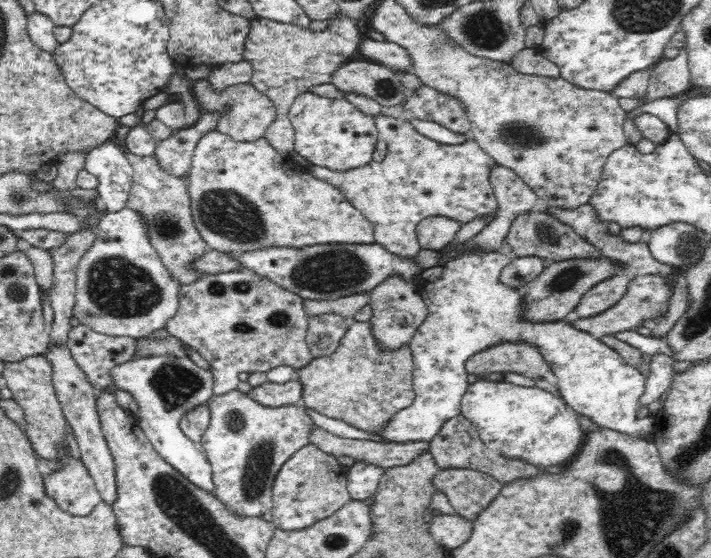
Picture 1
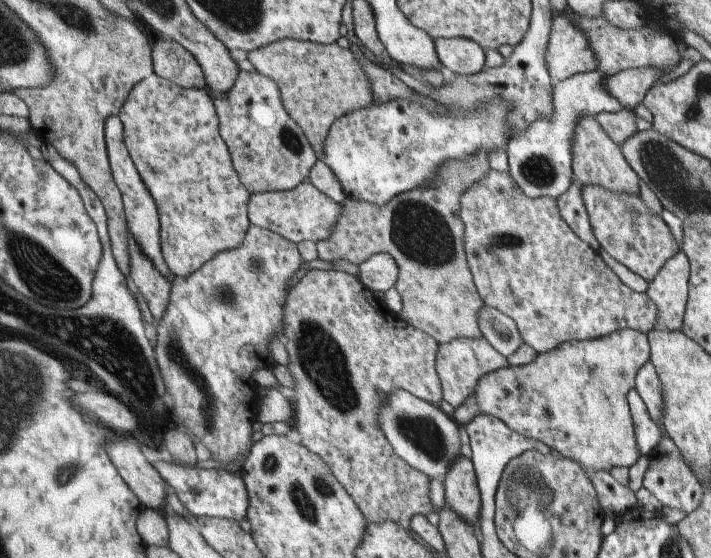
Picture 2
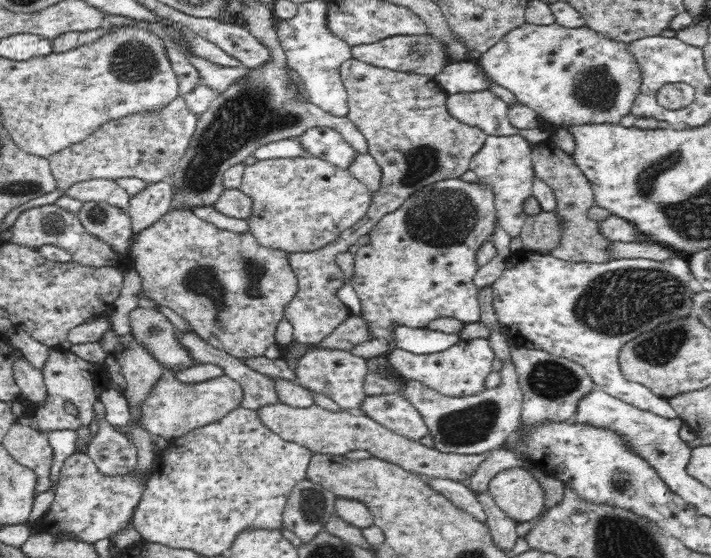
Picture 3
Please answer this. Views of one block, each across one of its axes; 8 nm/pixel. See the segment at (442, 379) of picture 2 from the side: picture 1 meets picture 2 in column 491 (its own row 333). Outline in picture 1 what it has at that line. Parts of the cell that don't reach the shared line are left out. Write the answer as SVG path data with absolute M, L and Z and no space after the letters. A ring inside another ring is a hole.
M354 321L348 328L342 344L329 355L316 357L308 366L296 371L294 377L302 385L302 405L313 408L331 419L346 422L354 428L380 434L400 410L415 400L413 389L413 354L408 346L396 352L384 352L372 334L369 322Z

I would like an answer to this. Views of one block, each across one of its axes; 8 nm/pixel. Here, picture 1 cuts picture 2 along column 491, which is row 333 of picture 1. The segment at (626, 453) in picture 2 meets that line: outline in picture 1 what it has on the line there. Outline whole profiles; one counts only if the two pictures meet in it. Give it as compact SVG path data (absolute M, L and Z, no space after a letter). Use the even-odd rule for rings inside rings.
M390 276L369 292L372 316L369 325L376 342L384 352L396 352L410 346L418 327L428 316L427 304L418 293L419 286L406 282L399 276Z

